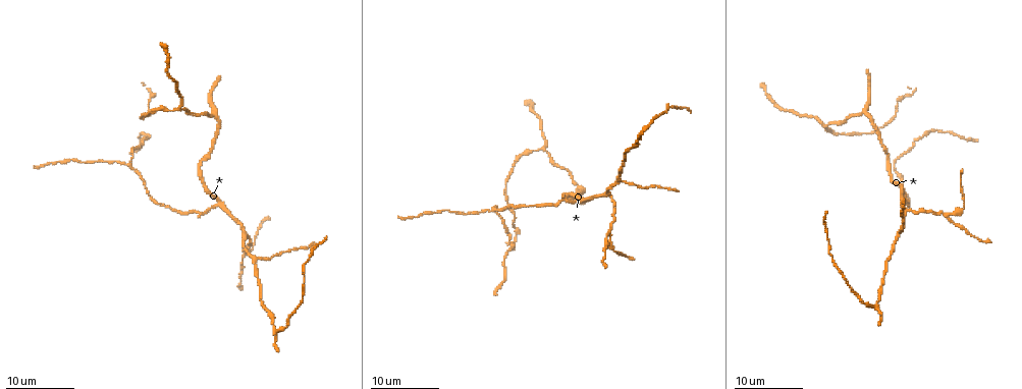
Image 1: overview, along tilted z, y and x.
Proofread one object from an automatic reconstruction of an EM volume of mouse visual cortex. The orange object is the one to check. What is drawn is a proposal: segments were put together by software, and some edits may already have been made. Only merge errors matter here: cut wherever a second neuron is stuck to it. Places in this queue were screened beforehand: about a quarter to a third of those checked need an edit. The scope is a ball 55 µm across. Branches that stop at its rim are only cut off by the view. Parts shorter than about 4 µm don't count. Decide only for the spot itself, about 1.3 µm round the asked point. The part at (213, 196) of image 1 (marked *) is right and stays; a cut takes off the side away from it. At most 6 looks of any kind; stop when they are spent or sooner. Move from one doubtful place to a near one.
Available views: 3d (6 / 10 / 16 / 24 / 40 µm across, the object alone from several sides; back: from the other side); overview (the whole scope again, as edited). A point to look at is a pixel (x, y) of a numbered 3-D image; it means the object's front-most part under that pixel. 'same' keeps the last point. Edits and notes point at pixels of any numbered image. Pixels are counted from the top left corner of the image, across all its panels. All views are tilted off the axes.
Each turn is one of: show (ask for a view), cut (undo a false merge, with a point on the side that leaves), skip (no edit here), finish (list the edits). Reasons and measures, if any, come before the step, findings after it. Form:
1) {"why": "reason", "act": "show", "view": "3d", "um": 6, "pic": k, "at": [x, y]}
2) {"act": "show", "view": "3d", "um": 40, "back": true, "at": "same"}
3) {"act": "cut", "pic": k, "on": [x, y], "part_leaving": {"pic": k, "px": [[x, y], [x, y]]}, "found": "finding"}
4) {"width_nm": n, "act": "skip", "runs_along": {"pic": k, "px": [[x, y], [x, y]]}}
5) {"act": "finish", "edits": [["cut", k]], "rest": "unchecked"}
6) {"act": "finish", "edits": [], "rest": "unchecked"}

{"why": "three arms meet", "act": "show", "view": "3d", "um": 16, "pic": 1, "at": [218, 206]}

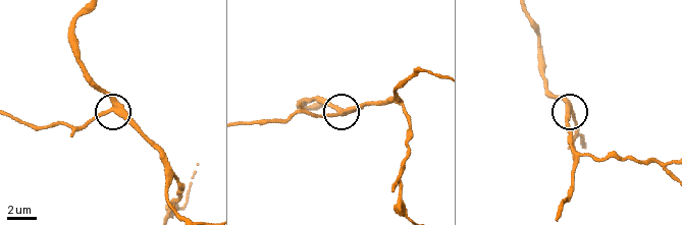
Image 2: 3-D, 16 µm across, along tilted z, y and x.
{"act": "show", "view": "3d", "um": 6, "pic": 2, "at": [116, 110]}

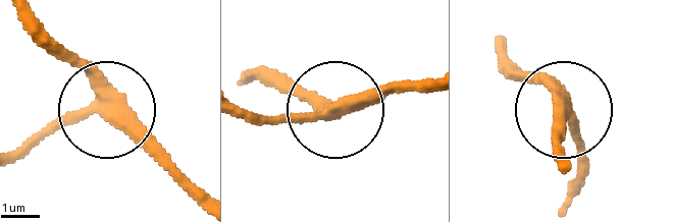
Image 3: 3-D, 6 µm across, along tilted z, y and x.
{"side_arm_um": 37, "act": "skip", "runs_along": {"pic": 3, "px": [[72, 59], [102, 109], [50, 121], [11, 150]]}, "found": "continuous, no second neuron"}

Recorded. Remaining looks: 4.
{"why": "three arms meet", "act": "show", "view": "3d", "um": 24, "pic": 1, "at": [246, 235]}

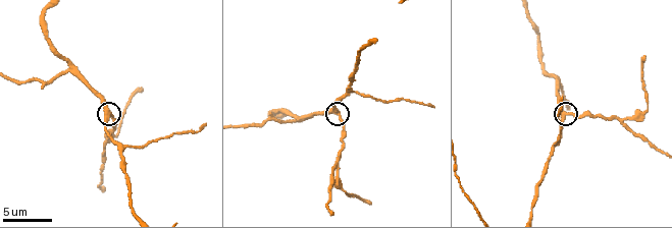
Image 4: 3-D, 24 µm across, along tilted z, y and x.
{"why": "zoom in", "act": "show", "view": "3d", "um": 6, "pic": 4, "at": [339, 114]}

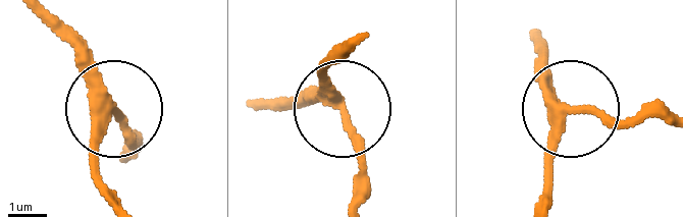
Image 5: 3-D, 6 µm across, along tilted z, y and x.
{"width_nm": 270, "act": "skip", "runs_along": {"pic": 5, "px": [[532, 44], [545, 86], [562, 99], [666, 118]]}, "found": "all the same neuron"}

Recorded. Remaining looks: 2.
{"why": "arms part here", "act": "show", "view": "3d", "um": 16, "pic": 4, "at": [354, 91]}

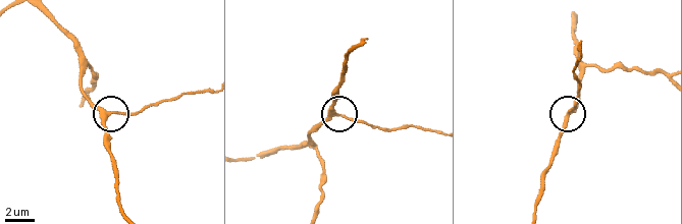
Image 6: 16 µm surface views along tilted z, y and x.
{"width_nm": 230, "act": "skip", "runs_along": {"pic": 6, "px": [[573, 23], [580, 100], [569, 112], [576, 99]]}, "found": "continuous, no second neuron"}

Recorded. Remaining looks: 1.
{"act": "finish", "edits": [], "rest": "unchecked"}

